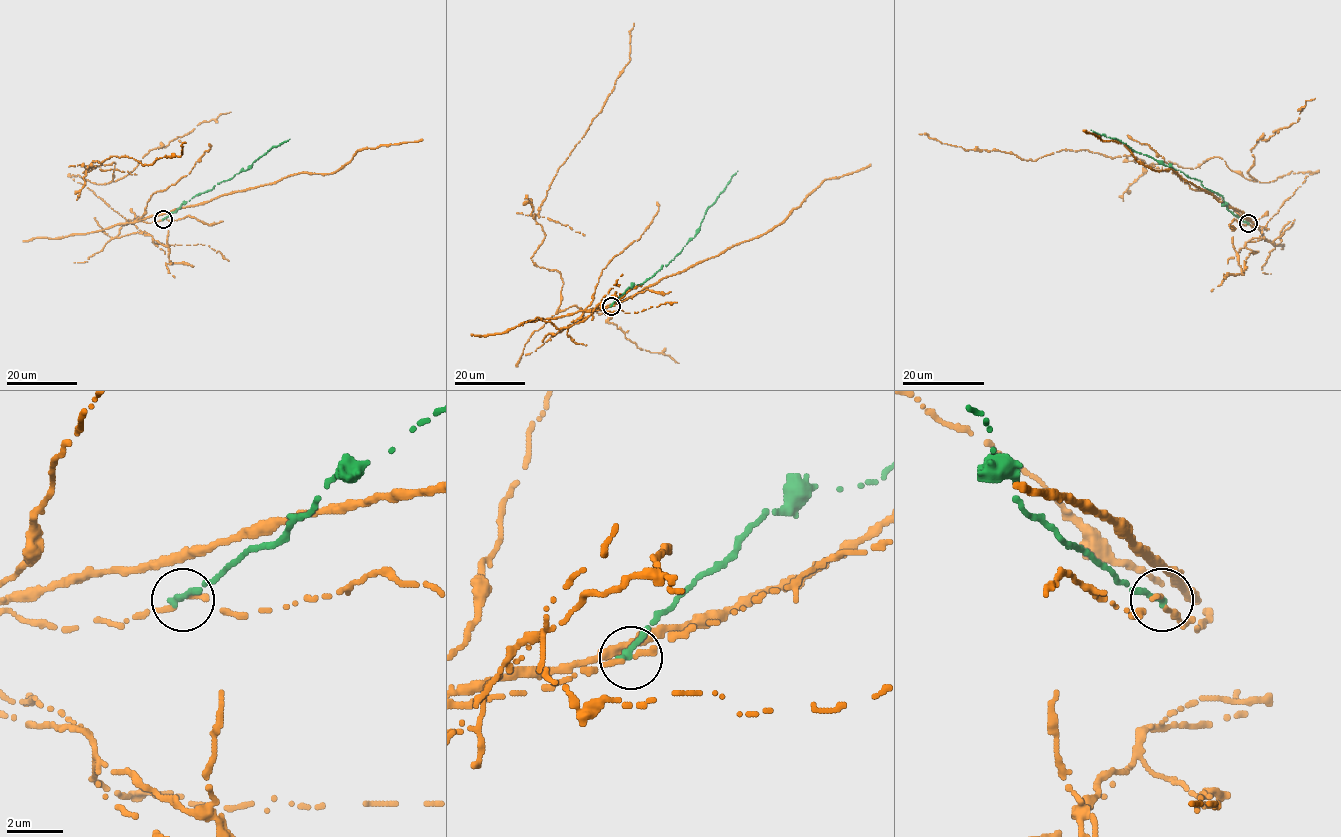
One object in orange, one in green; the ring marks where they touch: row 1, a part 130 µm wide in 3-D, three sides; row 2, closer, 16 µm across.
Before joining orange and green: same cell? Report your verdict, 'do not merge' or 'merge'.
do not merge

